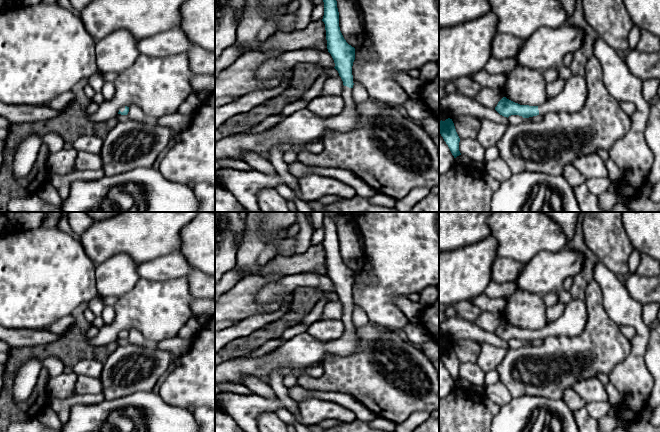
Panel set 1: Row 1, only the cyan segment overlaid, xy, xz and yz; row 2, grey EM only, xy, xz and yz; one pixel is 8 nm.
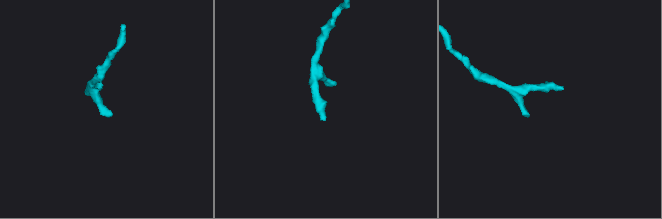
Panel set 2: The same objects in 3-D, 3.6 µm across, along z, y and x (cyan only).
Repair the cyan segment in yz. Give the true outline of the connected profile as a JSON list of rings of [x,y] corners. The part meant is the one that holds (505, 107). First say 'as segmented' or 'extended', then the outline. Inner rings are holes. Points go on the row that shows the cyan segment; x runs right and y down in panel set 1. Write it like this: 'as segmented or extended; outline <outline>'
extended; outline [[[572,74],[564,82],[562,91],[552,100],[541,106],[520,105],[503,97],[495,110],[504,117],[519,115],[529,118],[537,115],[546,115],[550,112],[575,113],[583,107],[588,95],[587,82],[584,76]]]

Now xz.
extended; outline [[[323,0],[327,49],[331,54],[335,69],[344,85],[343,110],[334,116],[322,118],[306,108],[287,115],[284,119],[260,133],[239,133],[215,141],[215,160],[230,158],[242,160],[245,152],[255,153],[269,160],[274,148],[282,144],[298,146],[322,139],[329,130],[344,132],[358,127],[360,115],[353,99],[352,66],[355,48],[344,39],[339,27],[339,12],[336,0]]]

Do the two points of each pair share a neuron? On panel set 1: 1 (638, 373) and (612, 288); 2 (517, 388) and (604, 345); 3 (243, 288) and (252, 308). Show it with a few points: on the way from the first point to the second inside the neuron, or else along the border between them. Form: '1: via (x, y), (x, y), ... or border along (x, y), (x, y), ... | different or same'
1: via (638, 352), (641, 328), (624, 309) | same
2: via (514, 358), (526, 353), (574, 351) | same
3: via (243, 293), (243, 299), (247, 303) | same

